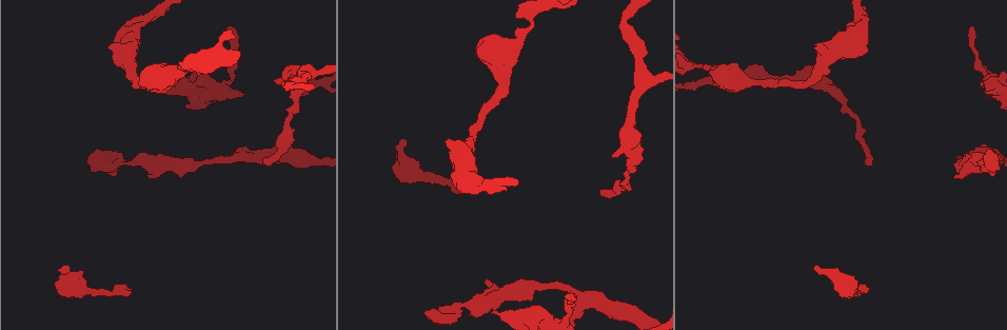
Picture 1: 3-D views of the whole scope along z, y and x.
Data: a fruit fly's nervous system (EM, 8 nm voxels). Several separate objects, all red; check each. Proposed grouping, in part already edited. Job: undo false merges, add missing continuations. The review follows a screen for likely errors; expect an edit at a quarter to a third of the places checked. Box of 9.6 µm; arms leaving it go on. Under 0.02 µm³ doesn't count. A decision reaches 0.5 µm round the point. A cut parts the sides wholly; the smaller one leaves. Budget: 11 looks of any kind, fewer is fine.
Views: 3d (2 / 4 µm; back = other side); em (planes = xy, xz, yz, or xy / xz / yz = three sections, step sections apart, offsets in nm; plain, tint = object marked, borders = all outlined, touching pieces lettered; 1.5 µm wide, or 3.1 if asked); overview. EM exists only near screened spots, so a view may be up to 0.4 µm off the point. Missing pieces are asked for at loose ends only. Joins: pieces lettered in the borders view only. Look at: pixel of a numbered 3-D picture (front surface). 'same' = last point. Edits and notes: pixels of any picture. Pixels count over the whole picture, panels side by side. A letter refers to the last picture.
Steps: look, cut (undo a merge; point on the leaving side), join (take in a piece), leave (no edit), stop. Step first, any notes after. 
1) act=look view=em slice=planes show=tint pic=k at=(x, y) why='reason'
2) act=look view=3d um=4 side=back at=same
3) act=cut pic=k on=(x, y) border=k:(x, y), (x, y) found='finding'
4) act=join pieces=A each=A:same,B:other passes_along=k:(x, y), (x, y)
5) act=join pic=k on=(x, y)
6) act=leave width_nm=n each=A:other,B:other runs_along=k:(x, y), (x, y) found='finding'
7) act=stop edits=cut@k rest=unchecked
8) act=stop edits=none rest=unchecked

act=look view=em slice=xy step=8 show=borders pic=1 at=(150, 176) why='stops while still wide'

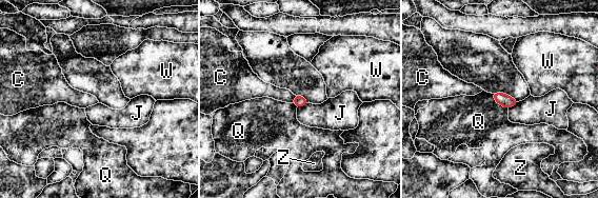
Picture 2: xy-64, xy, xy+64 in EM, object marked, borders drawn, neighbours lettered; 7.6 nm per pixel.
act=leave longest_contact=Q:180nm each=C:other,J:other,Q:other,W:other,Z:other border=2:(492, 94), (493, 98), (507, 110) found='none of them fits'

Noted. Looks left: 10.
act=look view=3d um=4 pic=1 at=(822, 65) why='three-way junction'

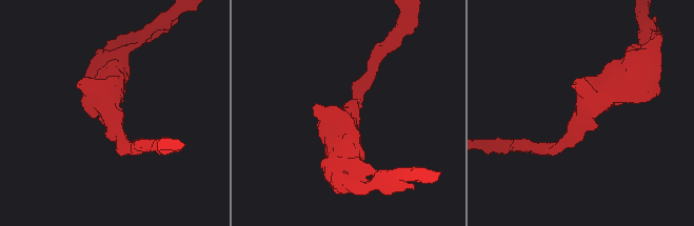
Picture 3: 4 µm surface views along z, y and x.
act=look view=em slice=planes show=tint pic=3 at=(584, 121) arms=3 arm_widths_nm=190,240,550

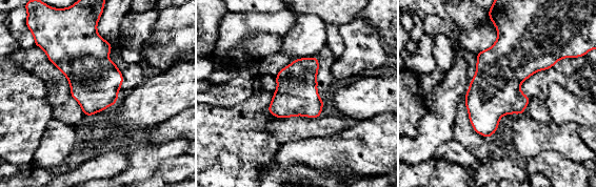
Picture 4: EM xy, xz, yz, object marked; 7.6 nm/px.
act=look view=em slice=planes show=borders at=same

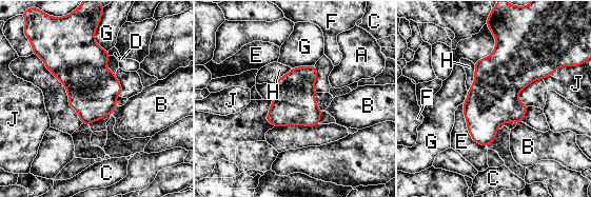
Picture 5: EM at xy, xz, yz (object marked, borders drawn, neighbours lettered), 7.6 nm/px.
act=leave each=A:other,B:other,C:other,D:other,E:other,F:other,G:other,H:other,J:other border=5:(117, 106), (112, 113) found='continuous, no second neuron'

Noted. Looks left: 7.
act=look view=em slice=xz step=4 show=borders pic=1 at=(599, 192) why='end of a long branch'

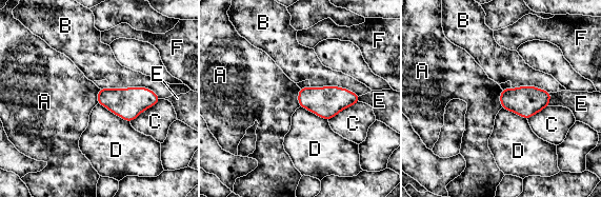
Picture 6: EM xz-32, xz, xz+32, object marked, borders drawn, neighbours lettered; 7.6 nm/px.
act=look view=em slice=planes show=borders at=same why='another direction'

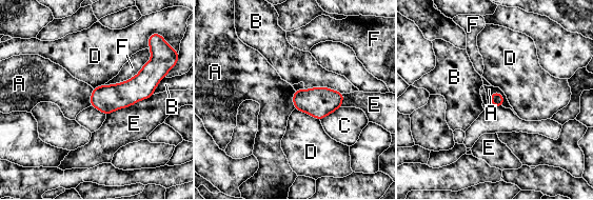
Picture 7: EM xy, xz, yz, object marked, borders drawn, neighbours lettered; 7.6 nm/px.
act=leave longest_contact=F:420nm each=A:other,B:other,C:other,D:other,E:other,F:other border=7:(493, 92), (502, 96), (502, 105) found='none of them fits'

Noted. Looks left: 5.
act=look view=em slice=planes show=borders pic=1 at=(613, 154) why='an open end'

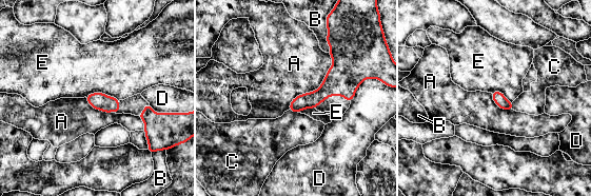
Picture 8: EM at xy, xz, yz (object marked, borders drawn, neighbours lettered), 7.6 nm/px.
act=join pieces=C each=A:other,B:other,C:same,D:other,E:other passes_along=8:(309, 100), (293, 112), (272, 137) found='it goes on there'

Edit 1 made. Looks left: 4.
act=stop edits=join@8 rest=unchecked

